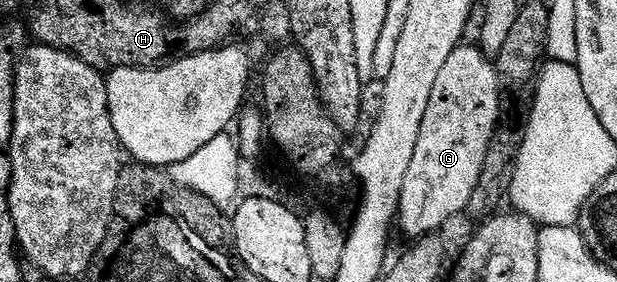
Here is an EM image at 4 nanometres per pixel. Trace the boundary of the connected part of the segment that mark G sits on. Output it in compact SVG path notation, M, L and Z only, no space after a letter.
M460 44L445 60L441 72L437 75L437 81L433 83L433 96L429 96L429 108L425 108L425 120L421 120L421 132L417 132L417 148L413 148L413 161L409 163L409 172L405 172L405 188L401 188L401 200L399 201L399 212L397 215L398 229L403 229L411 237L411 240L418 240L426 235L442 231L442 226L450 218L458 216L462 210L466 211L471 205L471 197L477 188L477 180L481 180L481 170L485 168L485 156L489 152L489 144L495 135L495 127L499 124L499 74L495 70L494 61L479 49L478 45Z

